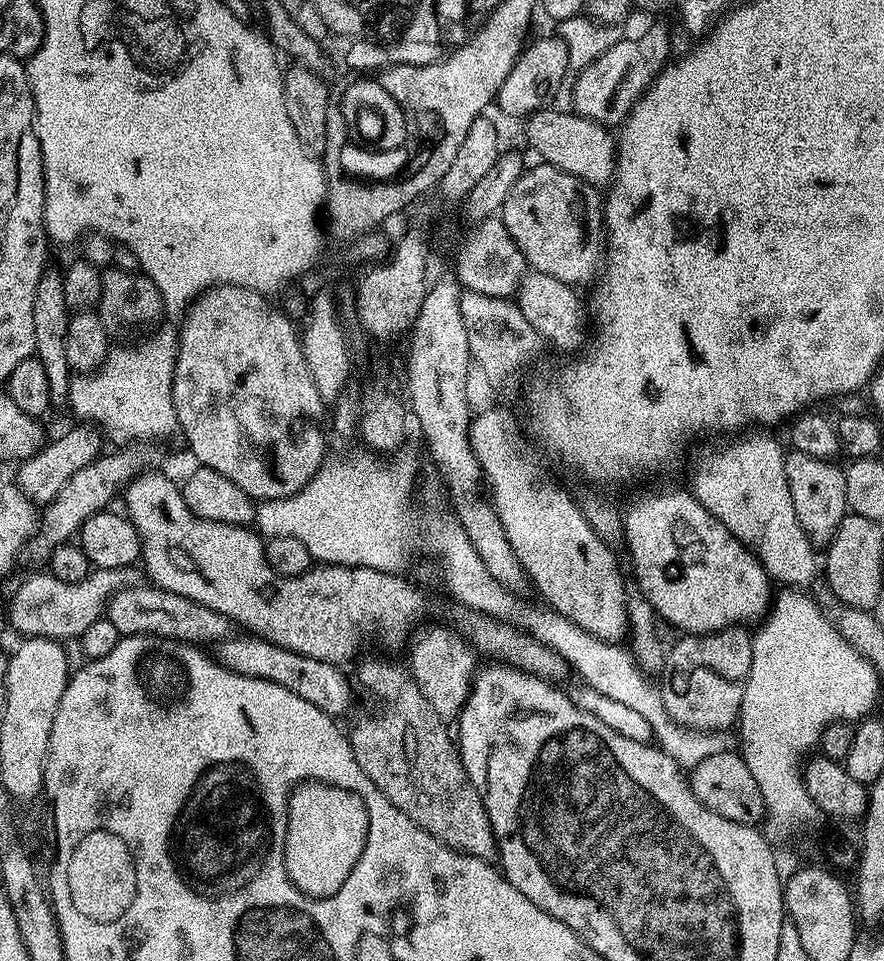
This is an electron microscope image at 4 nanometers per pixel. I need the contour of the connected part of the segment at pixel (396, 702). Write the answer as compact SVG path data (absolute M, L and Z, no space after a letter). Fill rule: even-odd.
M362 660L355 665L354 680L359 687L368 688L376 699L376 709L358 717L352 732L347 733L357 769L388 803L402 810L406 820L426 830L436 843L470 854L477 862L495 861L498 853L490 818L466 774L449 725L422 698L422 690L405 665L403 668L392 660Z

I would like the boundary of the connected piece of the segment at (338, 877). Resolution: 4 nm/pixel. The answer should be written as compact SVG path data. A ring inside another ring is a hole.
M305 781L289 793L284 869L295 888L316 900L332 897L351 874L369 836L369 814L361 796L344 787Z

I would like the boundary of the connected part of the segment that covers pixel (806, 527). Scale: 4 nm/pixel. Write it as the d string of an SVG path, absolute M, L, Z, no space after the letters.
M795 450L789 451L785 455L784 465L790 486L790 498L794 502L794 514L798 514L798 522L802 526L802 530L807 534L813 545L827 546L834 538L842 518L849 511L846 500L845 469L841 466L839 468L839 463L822 458L812 458L810 454L802 454Z

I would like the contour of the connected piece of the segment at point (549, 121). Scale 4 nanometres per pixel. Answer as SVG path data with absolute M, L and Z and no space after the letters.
M547 106L527 115L523 121L524 136L528 144L537 152L539 159L545 164L553 164L558 170L566 170L566 174L574 174L574 178L583 180L593 186L607 185L616 171L617 141L605 125L598 121L588 120L572 110L559 112L555 106Z

